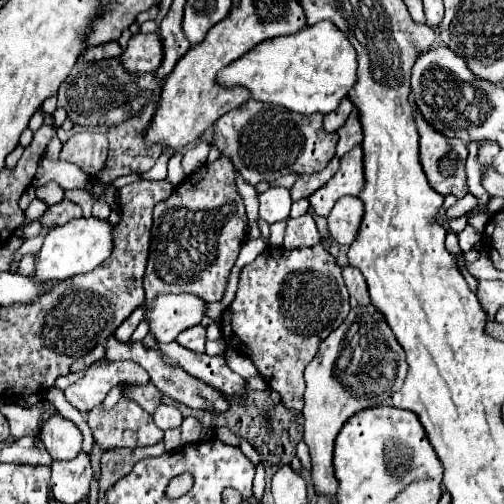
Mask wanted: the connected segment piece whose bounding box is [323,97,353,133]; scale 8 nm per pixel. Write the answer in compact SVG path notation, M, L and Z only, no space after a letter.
M345 97L345 99L339 103L339 107L337 107L333 113L325 115L325 119L323 119L323 129L325 129L327 133L337 131L337 129L339 129L339 127L341 127L341 125L347 121L347 117L349 117L351 109L353 109L353 105L351 105L351 101Z

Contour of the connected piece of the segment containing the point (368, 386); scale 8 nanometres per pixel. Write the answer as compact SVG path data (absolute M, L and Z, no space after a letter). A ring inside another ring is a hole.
M369 303L369 305L357 305L351 309L347 319L319 345L317 357L305 367L305 407L303 407L303 417L305 417L305 435L303 441L309 447L311 461L313 461L313 485L317 493L323 493L331 499L335 499L335 473L333 473L333 443L337 433L341 431L343 423L357 411L367 409L367 407L377 407L377 405L387 405L391 401L391 395L401 389L403 381L407 375L407 363L405 363L405 351L397 343L387 319L379 309Z

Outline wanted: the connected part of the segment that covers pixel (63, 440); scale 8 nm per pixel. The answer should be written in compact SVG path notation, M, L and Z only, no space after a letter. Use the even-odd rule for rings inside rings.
M51 417L45 421L39 439L43 441L45 449L49 451L53 461L69 461L75 459L81 451L83 435L75 423L65 417Z

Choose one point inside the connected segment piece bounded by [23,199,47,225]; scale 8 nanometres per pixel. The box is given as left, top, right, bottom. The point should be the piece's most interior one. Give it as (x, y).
(37, 208)

